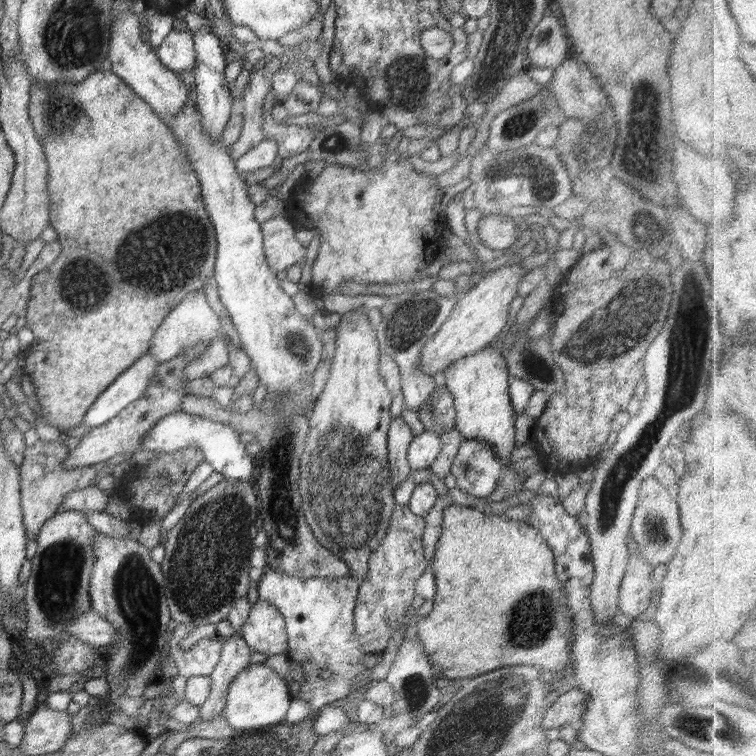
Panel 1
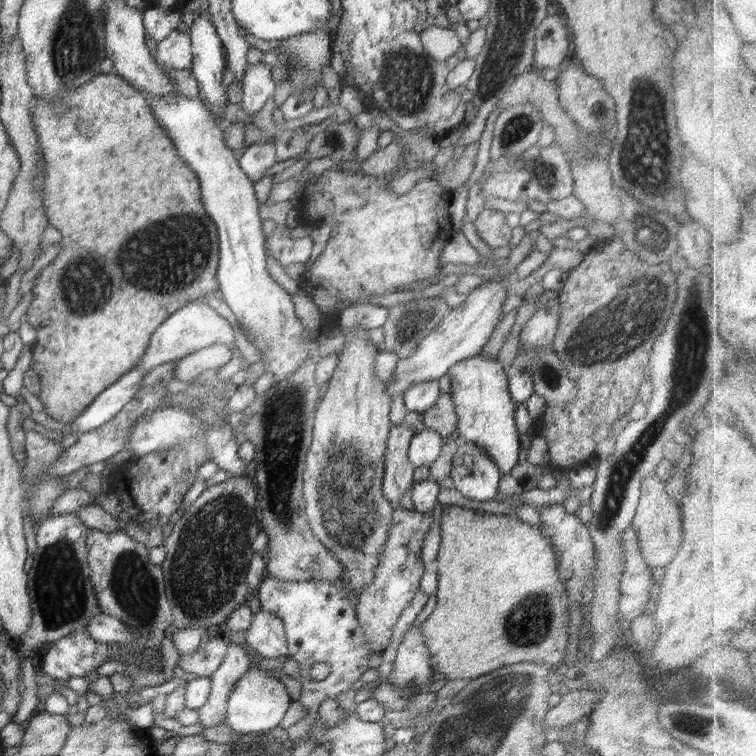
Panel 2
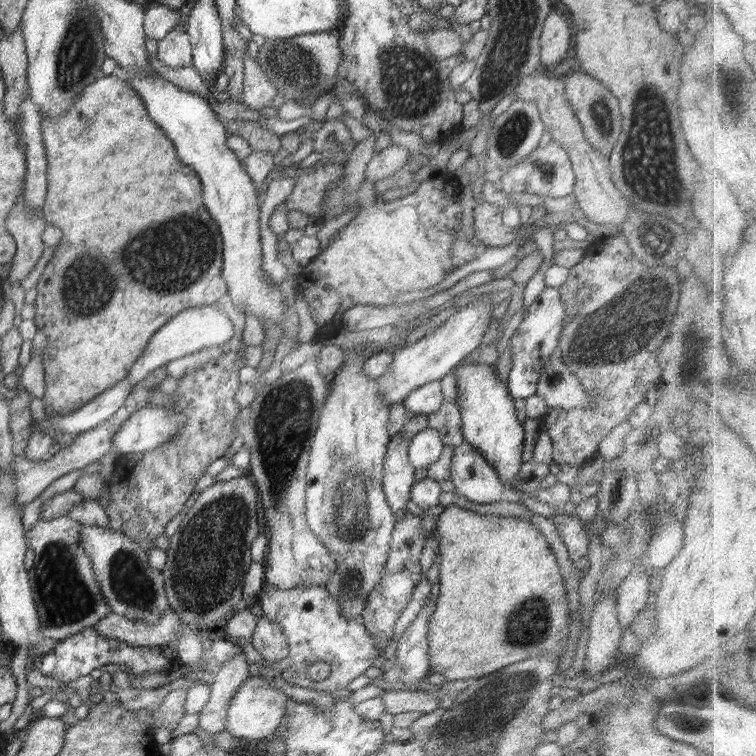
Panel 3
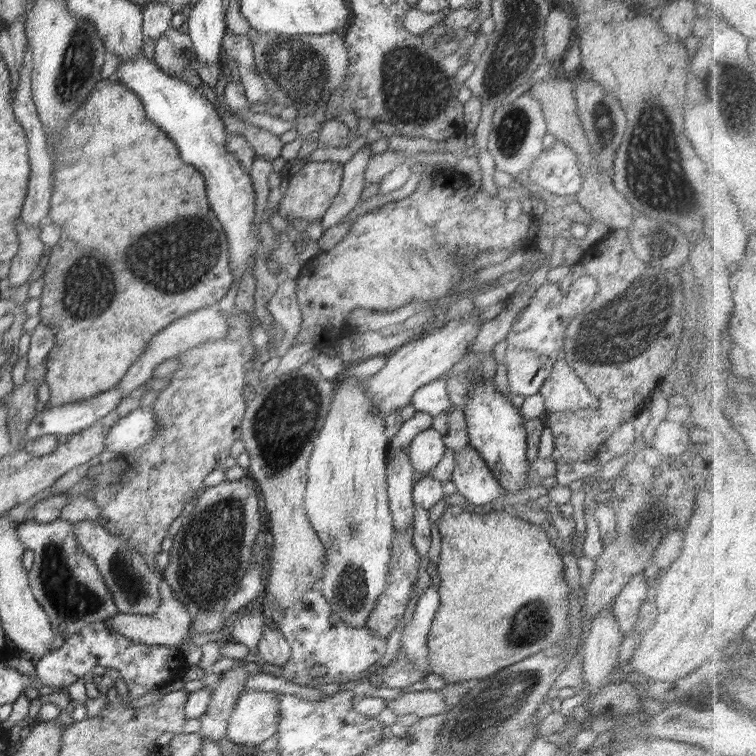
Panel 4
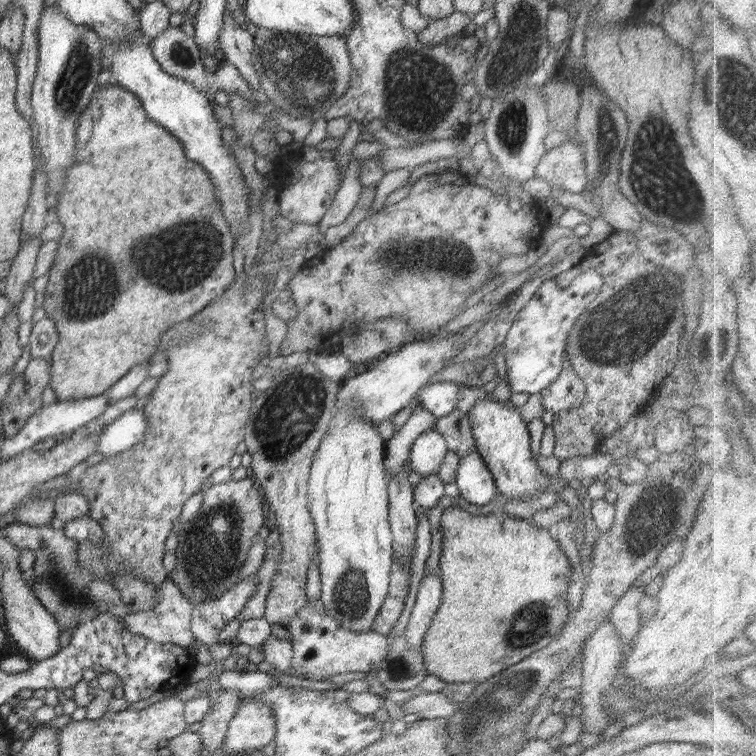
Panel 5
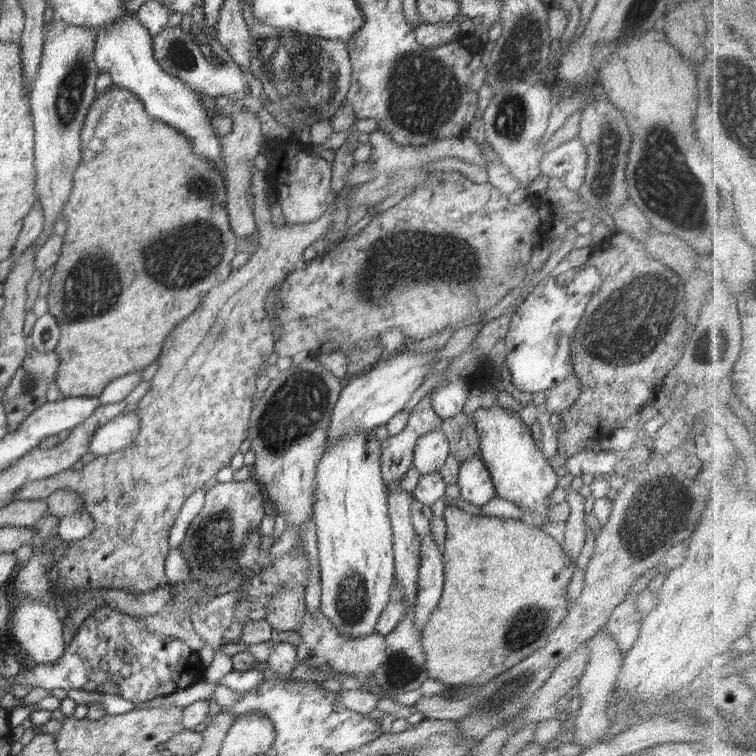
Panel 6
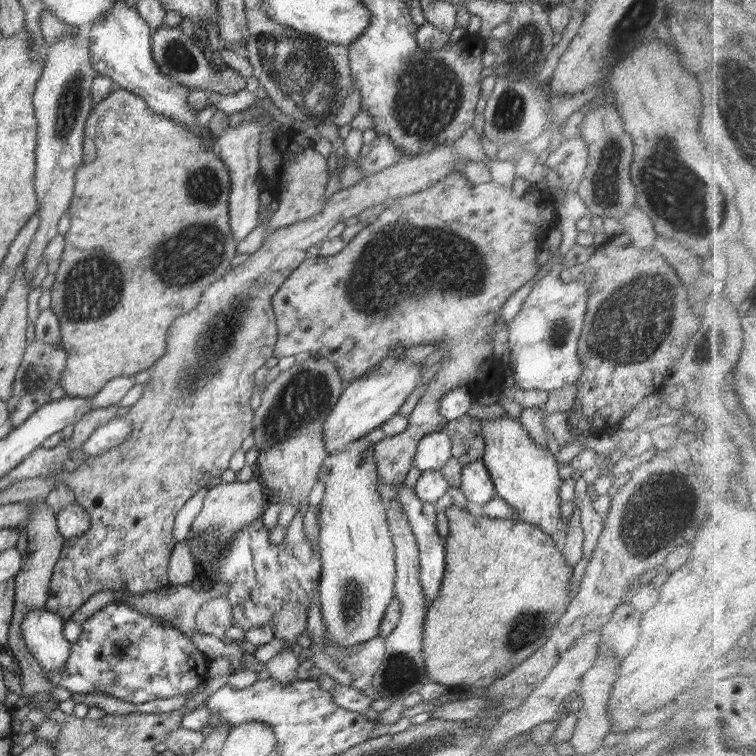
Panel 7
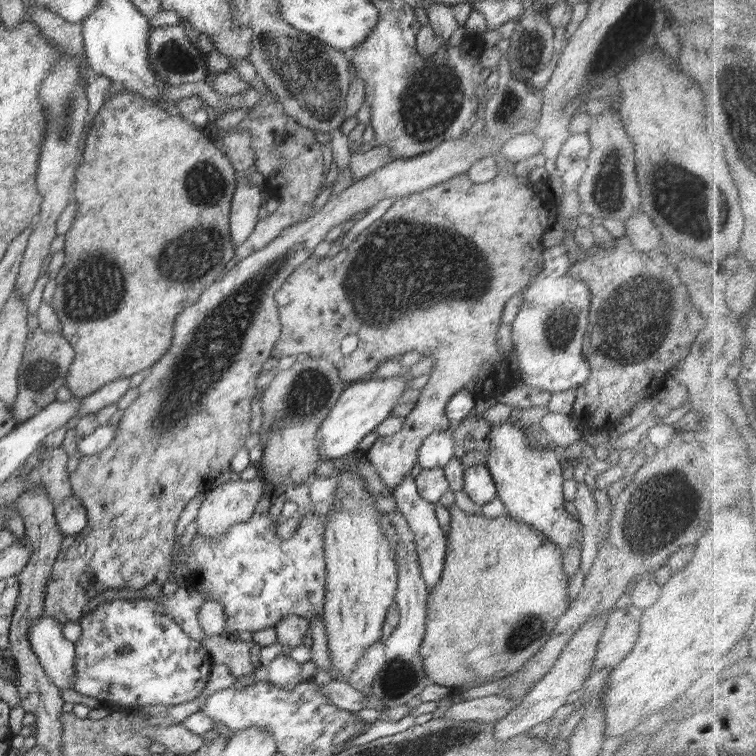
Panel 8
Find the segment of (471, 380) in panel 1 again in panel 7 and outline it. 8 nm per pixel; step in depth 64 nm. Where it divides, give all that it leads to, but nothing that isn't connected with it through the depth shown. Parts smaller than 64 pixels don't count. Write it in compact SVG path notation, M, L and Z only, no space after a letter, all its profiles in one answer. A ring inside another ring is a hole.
M509 415L480 421L485 446L481 460L491 476L495 494L510 504L521 521L535 524L549 535L555 533L562 522L559 488L564 479L554 453L538 444L523 425Z

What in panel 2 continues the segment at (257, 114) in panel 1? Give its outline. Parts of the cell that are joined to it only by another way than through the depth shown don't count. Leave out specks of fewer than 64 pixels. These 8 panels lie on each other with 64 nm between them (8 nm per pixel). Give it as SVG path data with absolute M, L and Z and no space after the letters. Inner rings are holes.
M248 64L243 74L243 87L241 102L244 112L253 115L258 112L266 100L274 95L276 82L272 78L271 68L265 64Z

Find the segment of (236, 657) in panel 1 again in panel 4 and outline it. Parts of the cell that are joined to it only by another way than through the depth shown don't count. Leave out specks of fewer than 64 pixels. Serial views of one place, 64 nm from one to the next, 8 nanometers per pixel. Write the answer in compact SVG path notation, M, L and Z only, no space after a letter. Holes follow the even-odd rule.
M244 663L233 666L220 675L216 689L212 692L206 712L199 718L201 725L198 733L202 738L218 742L227 734L227 724L236 704L236 699L245 690L249 677Z

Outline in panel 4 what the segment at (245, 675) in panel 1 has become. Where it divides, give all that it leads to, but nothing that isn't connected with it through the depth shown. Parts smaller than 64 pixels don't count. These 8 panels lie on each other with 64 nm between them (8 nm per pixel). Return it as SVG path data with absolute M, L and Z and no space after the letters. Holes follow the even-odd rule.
M242 691L240 696L235 700L228 724L228 740L232 744L248 744L258 748L263 748L266 740L278 730L278 723L281 719L279 709L279 694L277 692L266 691Z

